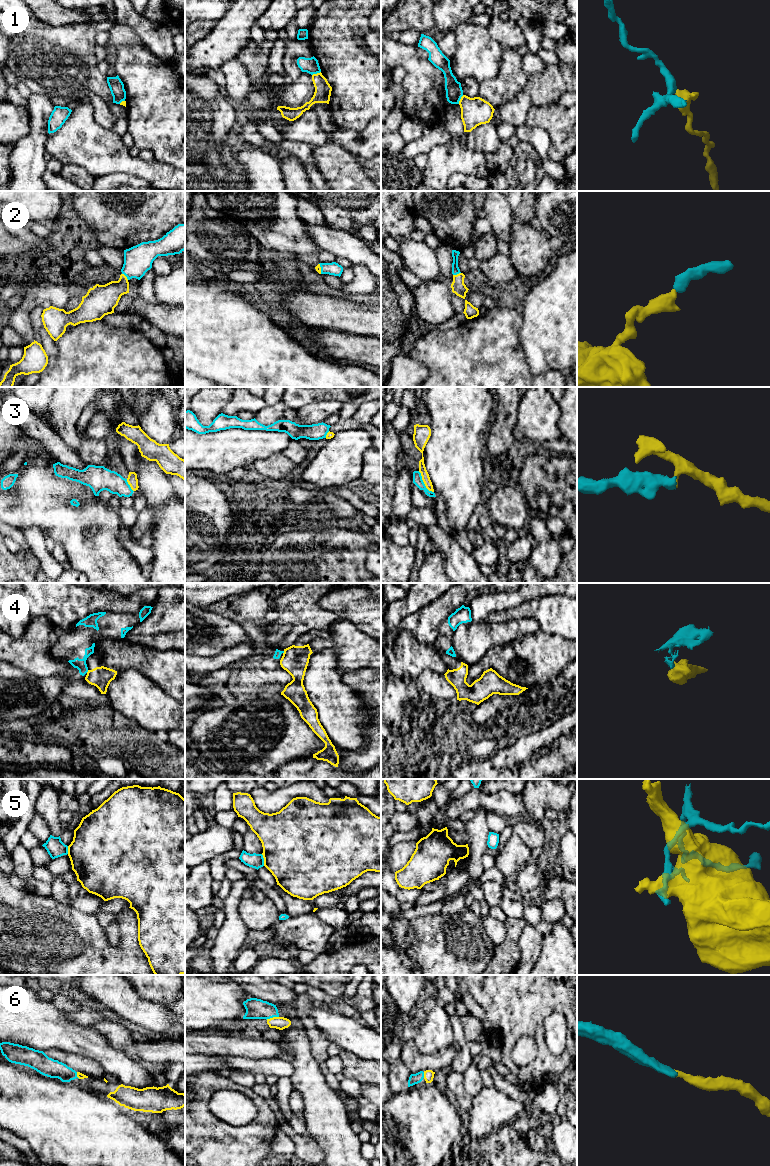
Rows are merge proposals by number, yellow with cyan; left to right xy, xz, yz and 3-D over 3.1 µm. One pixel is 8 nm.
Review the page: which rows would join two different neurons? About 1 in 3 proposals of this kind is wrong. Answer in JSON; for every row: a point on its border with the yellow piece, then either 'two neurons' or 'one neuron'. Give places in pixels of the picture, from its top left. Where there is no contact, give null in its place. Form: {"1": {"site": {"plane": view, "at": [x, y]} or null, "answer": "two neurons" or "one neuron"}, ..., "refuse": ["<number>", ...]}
{"1": {"site": {"plane": "xz", "at": [317, 73]}, "answer": "two neurons"}, "2": {"site": {"plane": "yz", "at": [457, 274]}, "answer": "one neuron"}, "3": {"site": {"plane": "yz", "at": [424, 483]}, "answer": "two neurons"}, "4": {"site": {"plane": "xy", "at": [88, 671]}, "answer": "two neurons"}, "5": {"site": {"plane": "xz", "at": [264, 860]}, "answer": "two neurons"}, "6": {"site": {"plane": "xz", "at": [273, 1017]}, "answer": "one neuron"}, "refuse": ["1", "3", "4", "5"]}

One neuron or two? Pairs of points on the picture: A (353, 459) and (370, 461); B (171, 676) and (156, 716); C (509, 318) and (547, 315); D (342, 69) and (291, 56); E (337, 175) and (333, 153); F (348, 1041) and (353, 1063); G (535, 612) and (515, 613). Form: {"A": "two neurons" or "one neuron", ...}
{"A": "two neurons", "B": "two neurons", "C": "two neurons", "D": "two neurons", "E": "one neuron", "F": "two neurons", "G": "one neuron"}

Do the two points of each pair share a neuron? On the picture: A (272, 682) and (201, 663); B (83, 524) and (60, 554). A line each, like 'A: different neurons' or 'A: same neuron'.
A: different neurons
B: different neurons

